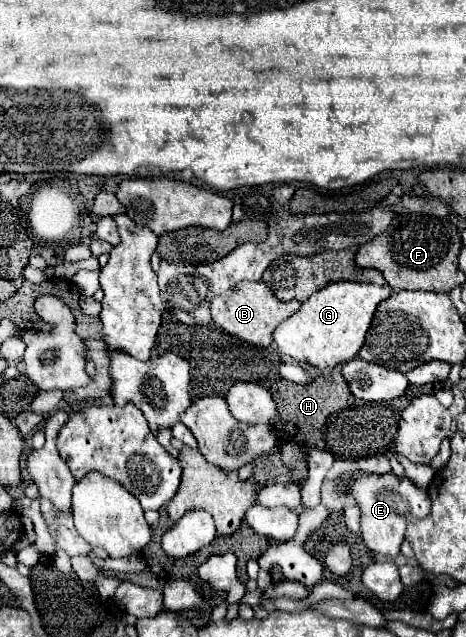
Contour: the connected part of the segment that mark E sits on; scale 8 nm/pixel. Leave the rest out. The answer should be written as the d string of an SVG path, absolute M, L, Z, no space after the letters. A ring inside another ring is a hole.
M346 472L338 480L338 488L344 496L356 500L360 508L360 532L366 548L382 556L398 556L400 544L404 540L404 530L412 520L424 518L430 512L430 498L426 490L420 490L406 476L396 478L388 474L366 474L366 472Z

